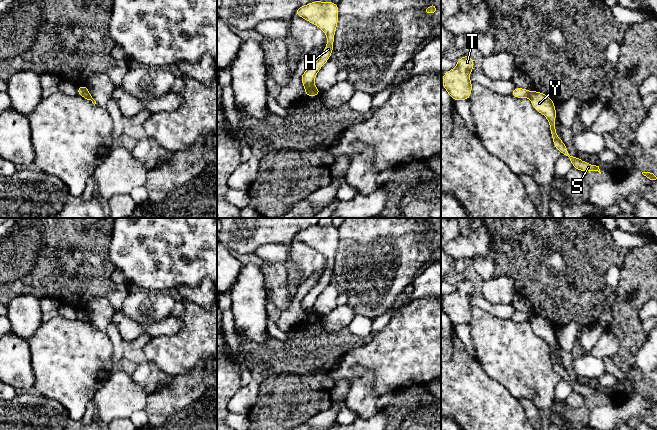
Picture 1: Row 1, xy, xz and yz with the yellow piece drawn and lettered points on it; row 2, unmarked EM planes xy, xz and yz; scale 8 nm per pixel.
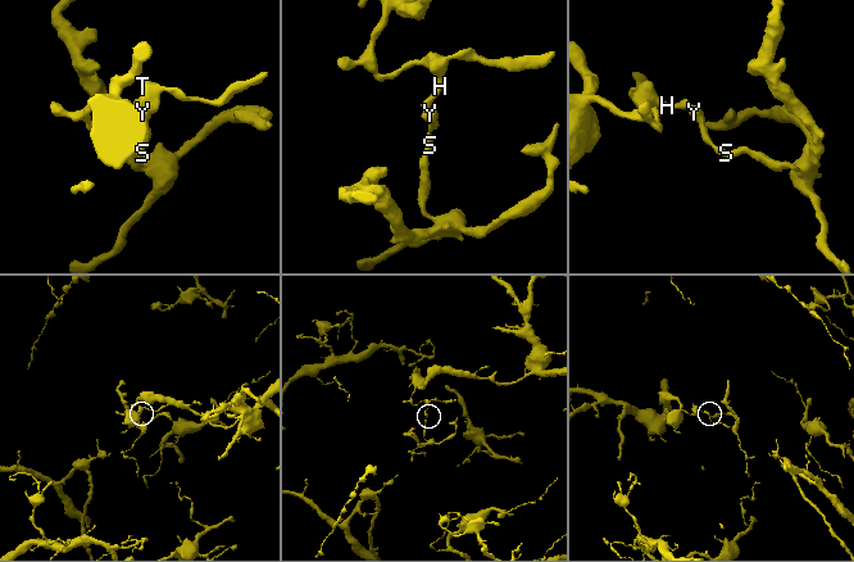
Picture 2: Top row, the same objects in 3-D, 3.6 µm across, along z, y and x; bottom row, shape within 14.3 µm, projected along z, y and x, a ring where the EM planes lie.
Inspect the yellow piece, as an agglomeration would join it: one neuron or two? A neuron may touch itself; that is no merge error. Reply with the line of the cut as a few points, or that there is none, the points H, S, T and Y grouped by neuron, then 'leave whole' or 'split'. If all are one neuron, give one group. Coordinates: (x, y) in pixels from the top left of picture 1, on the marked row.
cut xz (313, 82), (305, 86); groups H T / S Y; split

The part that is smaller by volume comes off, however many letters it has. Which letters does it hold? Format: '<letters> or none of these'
S, Y

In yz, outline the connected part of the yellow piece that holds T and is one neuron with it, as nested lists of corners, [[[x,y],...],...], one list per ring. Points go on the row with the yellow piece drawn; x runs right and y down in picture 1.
[[[464,55],[456,63],[457,66],[455,68],[444,72],[442,86],[455,102],[458,100],[469,100],[473,84],[469,79],[469,74],[473,72],[474,59]]]

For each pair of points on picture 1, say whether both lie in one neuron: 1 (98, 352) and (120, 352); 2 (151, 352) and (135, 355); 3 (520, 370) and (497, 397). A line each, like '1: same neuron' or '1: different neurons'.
1: different neurons
2: different neurons
3: different neurons

